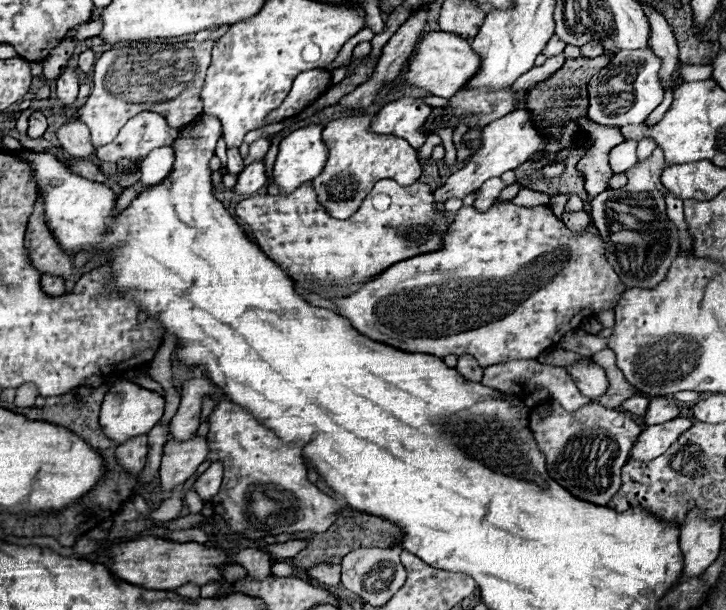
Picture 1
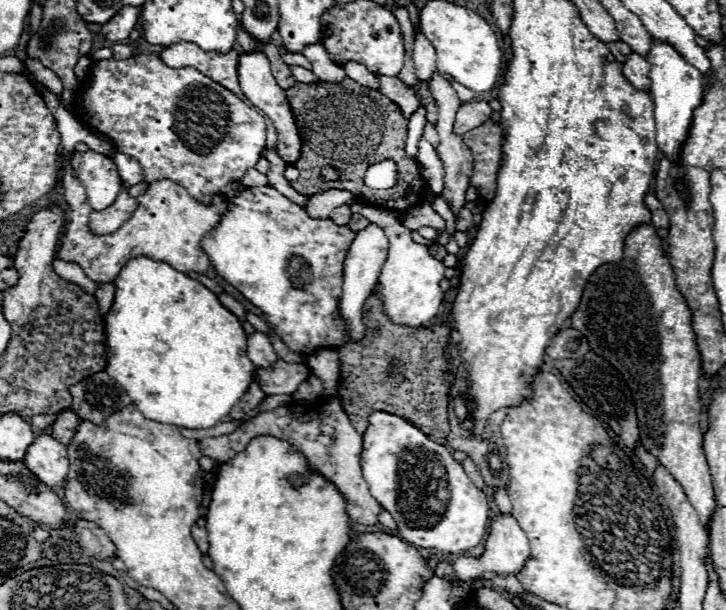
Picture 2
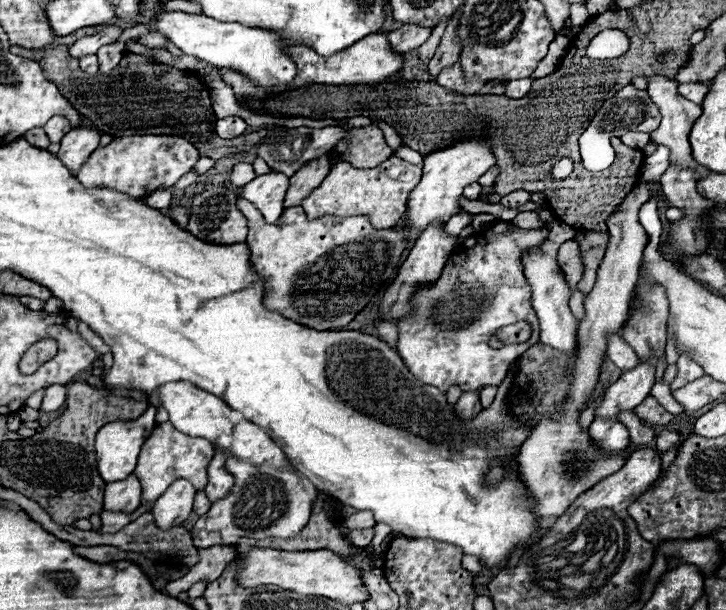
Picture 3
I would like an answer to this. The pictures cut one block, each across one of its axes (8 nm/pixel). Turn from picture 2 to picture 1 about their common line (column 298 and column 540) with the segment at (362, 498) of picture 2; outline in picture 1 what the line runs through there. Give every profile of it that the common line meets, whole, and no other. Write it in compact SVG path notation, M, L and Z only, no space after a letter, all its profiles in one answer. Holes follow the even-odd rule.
M552 400L538 404L530 412L530 428L540 452L546 456L550 478L572 496L598 506L606 506L620 490L620 468L628 462L628 452L642 432L628 412L606 410L600 404L588 404L576 412L566 412Z

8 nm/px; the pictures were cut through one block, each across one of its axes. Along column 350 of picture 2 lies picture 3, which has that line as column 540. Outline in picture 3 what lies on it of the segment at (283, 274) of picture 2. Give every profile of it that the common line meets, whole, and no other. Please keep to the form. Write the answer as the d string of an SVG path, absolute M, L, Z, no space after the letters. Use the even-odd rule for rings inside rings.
M496 220L492 222L490 228L484 229L478 234L478 244L472 250L462 250L450 256L450 260L446 262L442 276L422 288L412 304L416 306L416 310L412 312L412 316L404 318L398 322L398 352L402 356L402 360L406 362L406 366L410 368L410 372L422 380L428 386L436 386L440 392L448 392L450 386L460 386L462 392L470 392L470 390L482 390L484 386L500 386L508 374L508 366L512 360L516 360L520 354L524 354L530 346L538 344L538 318L536 312L532 310L532 294L530 294L530 286L526 284L524 278L524 270L522 270L522 250L538 246L544 242L548 230L522 230L510 222L502 222ZM516 322L528 322L532 326L532 336L528 342L512 346L506 344L500 350L494 350L488 346L488 338L502 326L508 324L516 324Z

